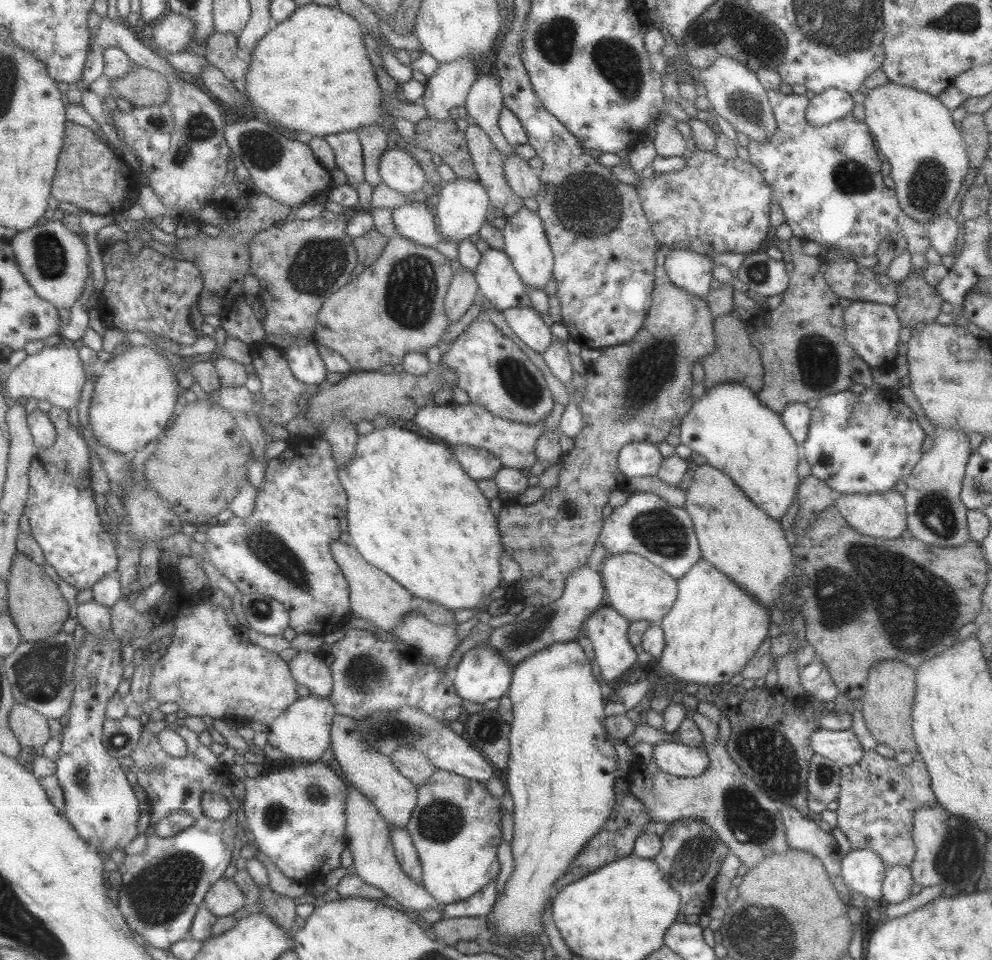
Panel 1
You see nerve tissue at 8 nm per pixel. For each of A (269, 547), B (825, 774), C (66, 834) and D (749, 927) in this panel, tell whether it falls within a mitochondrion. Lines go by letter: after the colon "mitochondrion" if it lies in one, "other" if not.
A: mitochondrion
B: mitochondrion
C: other
D: mitochondrion

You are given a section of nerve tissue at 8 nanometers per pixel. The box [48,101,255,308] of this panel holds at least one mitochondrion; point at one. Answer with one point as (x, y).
(197, 128)

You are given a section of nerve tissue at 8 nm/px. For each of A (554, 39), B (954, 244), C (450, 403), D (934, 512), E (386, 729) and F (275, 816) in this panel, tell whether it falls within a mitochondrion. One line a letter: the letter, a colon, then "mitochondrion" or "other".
A: mitochondrion
B: other
C: other
D: mitochondrion
E: mitochondrion
F: mitochondrion

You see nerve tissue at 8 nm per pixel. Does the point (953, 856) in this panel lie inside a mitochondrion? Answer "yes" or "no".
yes

